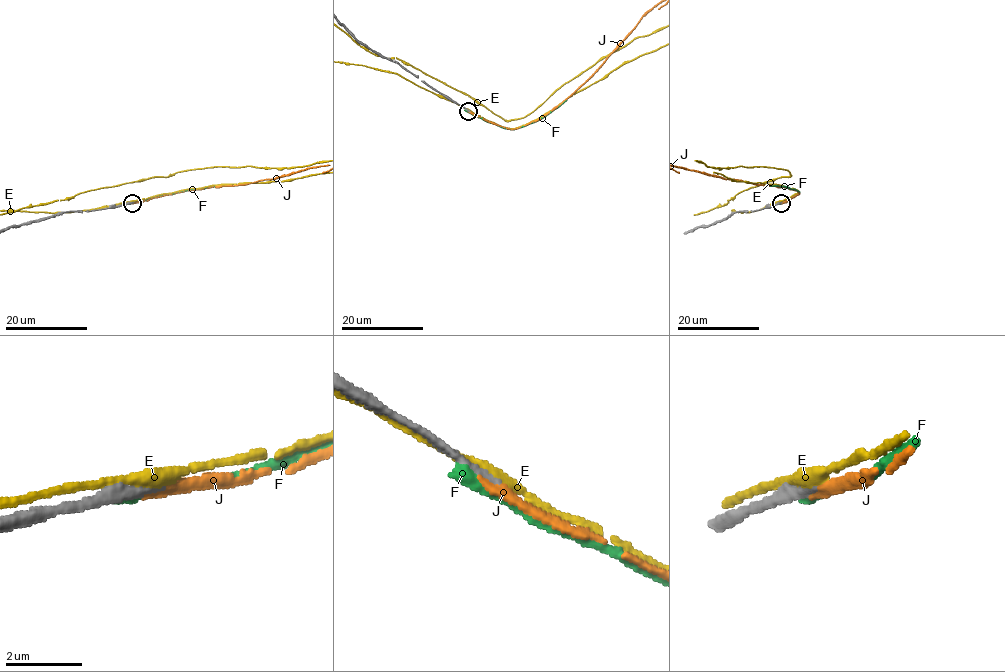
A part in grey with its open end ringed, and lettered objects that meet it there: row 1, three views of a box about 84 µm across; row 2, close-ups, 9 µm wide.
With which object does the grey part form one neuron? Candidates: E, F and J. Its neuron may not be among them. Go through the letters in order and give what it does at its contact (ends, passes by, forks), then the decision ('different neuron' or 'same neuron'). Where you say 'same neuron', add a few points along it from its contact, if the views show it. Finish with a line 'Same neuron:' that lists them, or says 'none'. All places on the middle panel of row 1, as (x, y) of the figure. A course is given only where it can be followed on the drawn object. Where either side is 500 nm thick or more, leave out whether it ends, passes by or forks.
E: it passes by | different neuron
F: it ends | different neuron
J: it ends | same neuron
Same neuron: J

